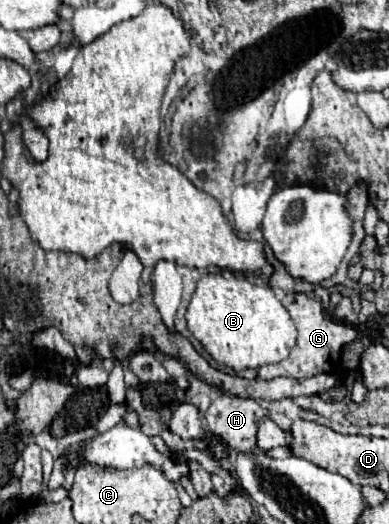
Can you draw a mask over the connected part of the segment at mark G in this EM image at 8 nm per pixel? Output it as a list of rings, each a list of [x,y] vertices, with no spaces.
[[[288,292],[282,296],[282,304],[284,308],[290,312],[290,318],[294,320],[296,328],[298,328],[298,342],[292,348],[290,356],[278,364],[270,364],[270,366],[262,366],[258,370],[258,376],[262,380],[272,380],[278,376],[288,376],[288,378],[310,378],[316,376],[320,372],[334,372],[340,366],[340,350],[344,344],[352,342],[358,332],[354,326],[348,324],[340,324],[336,320],[330,320],[328,314],[324,314],[322,304],[318,300],[314,300],[312,296],[306,294],[298,294],[298,292]]]

